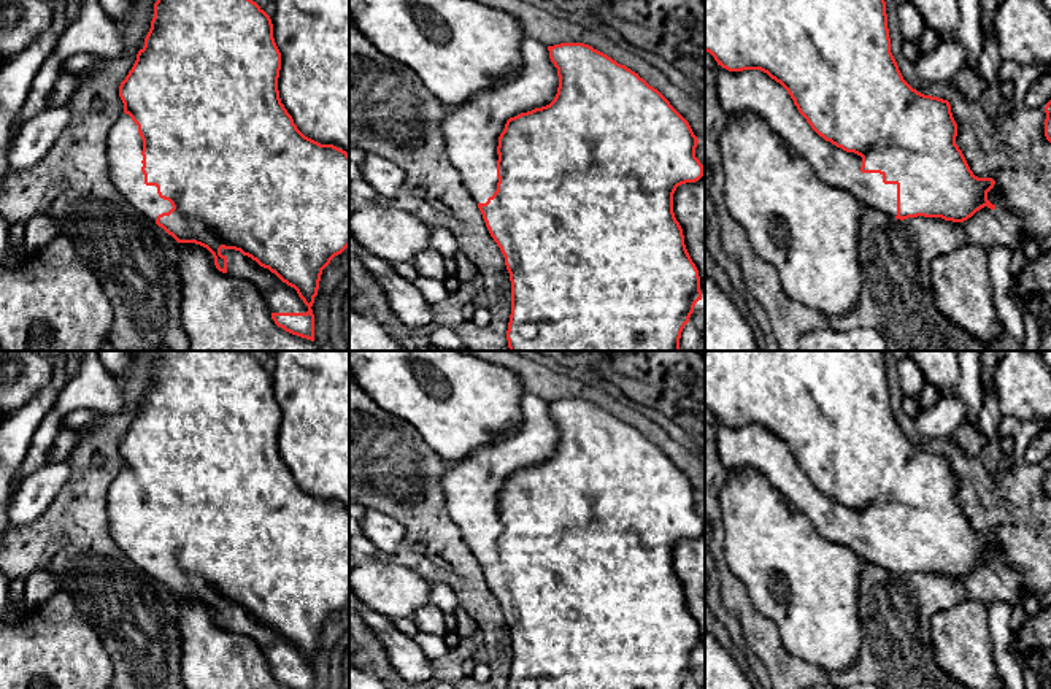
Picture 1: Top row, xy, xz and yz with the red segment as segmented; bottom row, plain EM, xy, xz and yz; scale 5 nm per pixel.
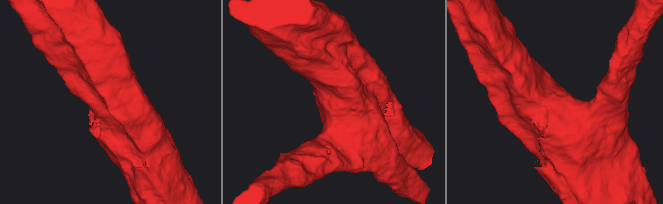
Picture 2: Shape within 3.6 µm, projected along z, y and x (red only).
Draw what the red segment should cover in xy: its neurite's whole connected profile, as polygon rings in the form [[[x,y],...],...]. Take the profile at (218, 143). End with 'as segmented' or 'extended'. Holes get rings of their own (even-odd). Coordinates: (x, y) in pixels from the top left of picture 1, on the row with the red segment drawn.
[[[157,0],[154,17],[137,60],[119,86],[124,113],[108,133],[106,156],[116,191],[143,216],[162,227],[178,243],[206,248],[219,271],[246,279],[262,294],[271,319],[286,332],[314,341],[313,303],[322,270],[349,246],[349,154],[333,144],[305,137],[279,98],[281,52],[273,38],[270,16],[252,0]]]; extended

